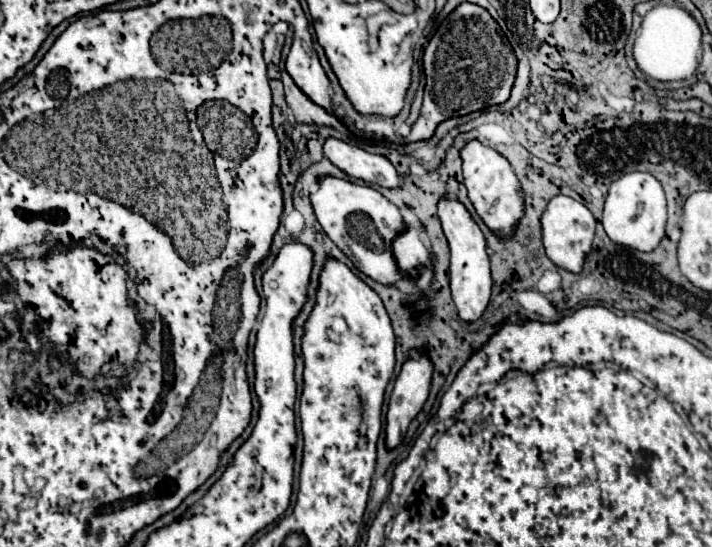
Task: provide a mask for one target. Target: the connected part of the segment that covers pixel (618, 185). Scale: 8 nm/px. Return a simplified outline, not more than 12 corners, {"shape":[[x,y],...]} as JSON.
{"shape":[[631,172],[609,186],[601,224],[651,252],[665,236],[665,192]]}

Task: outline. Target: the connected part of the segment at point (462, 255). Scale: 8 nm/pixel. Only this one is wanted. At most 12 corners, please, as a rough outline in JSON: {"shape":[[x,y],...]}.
{"shape":[[459,200],[439,218],[451,246],[453,302],[465,322],[485,312],[491,272],[485,238]]}

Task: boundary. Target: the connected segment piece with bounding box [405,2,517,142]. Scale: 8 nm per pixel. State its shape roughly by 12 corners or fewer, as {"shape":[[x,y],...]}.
{"shape":[[465,2],[423,54],[423,108],[405,142],[507,102],[517,58]]}

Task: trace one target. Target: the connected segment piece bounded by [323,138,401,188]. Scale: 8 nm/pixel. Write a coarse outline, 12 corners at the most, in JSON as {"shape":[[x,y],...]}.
{"shape":[[337,138],[323,148],[351,178],[401,186],[395,166]]}

